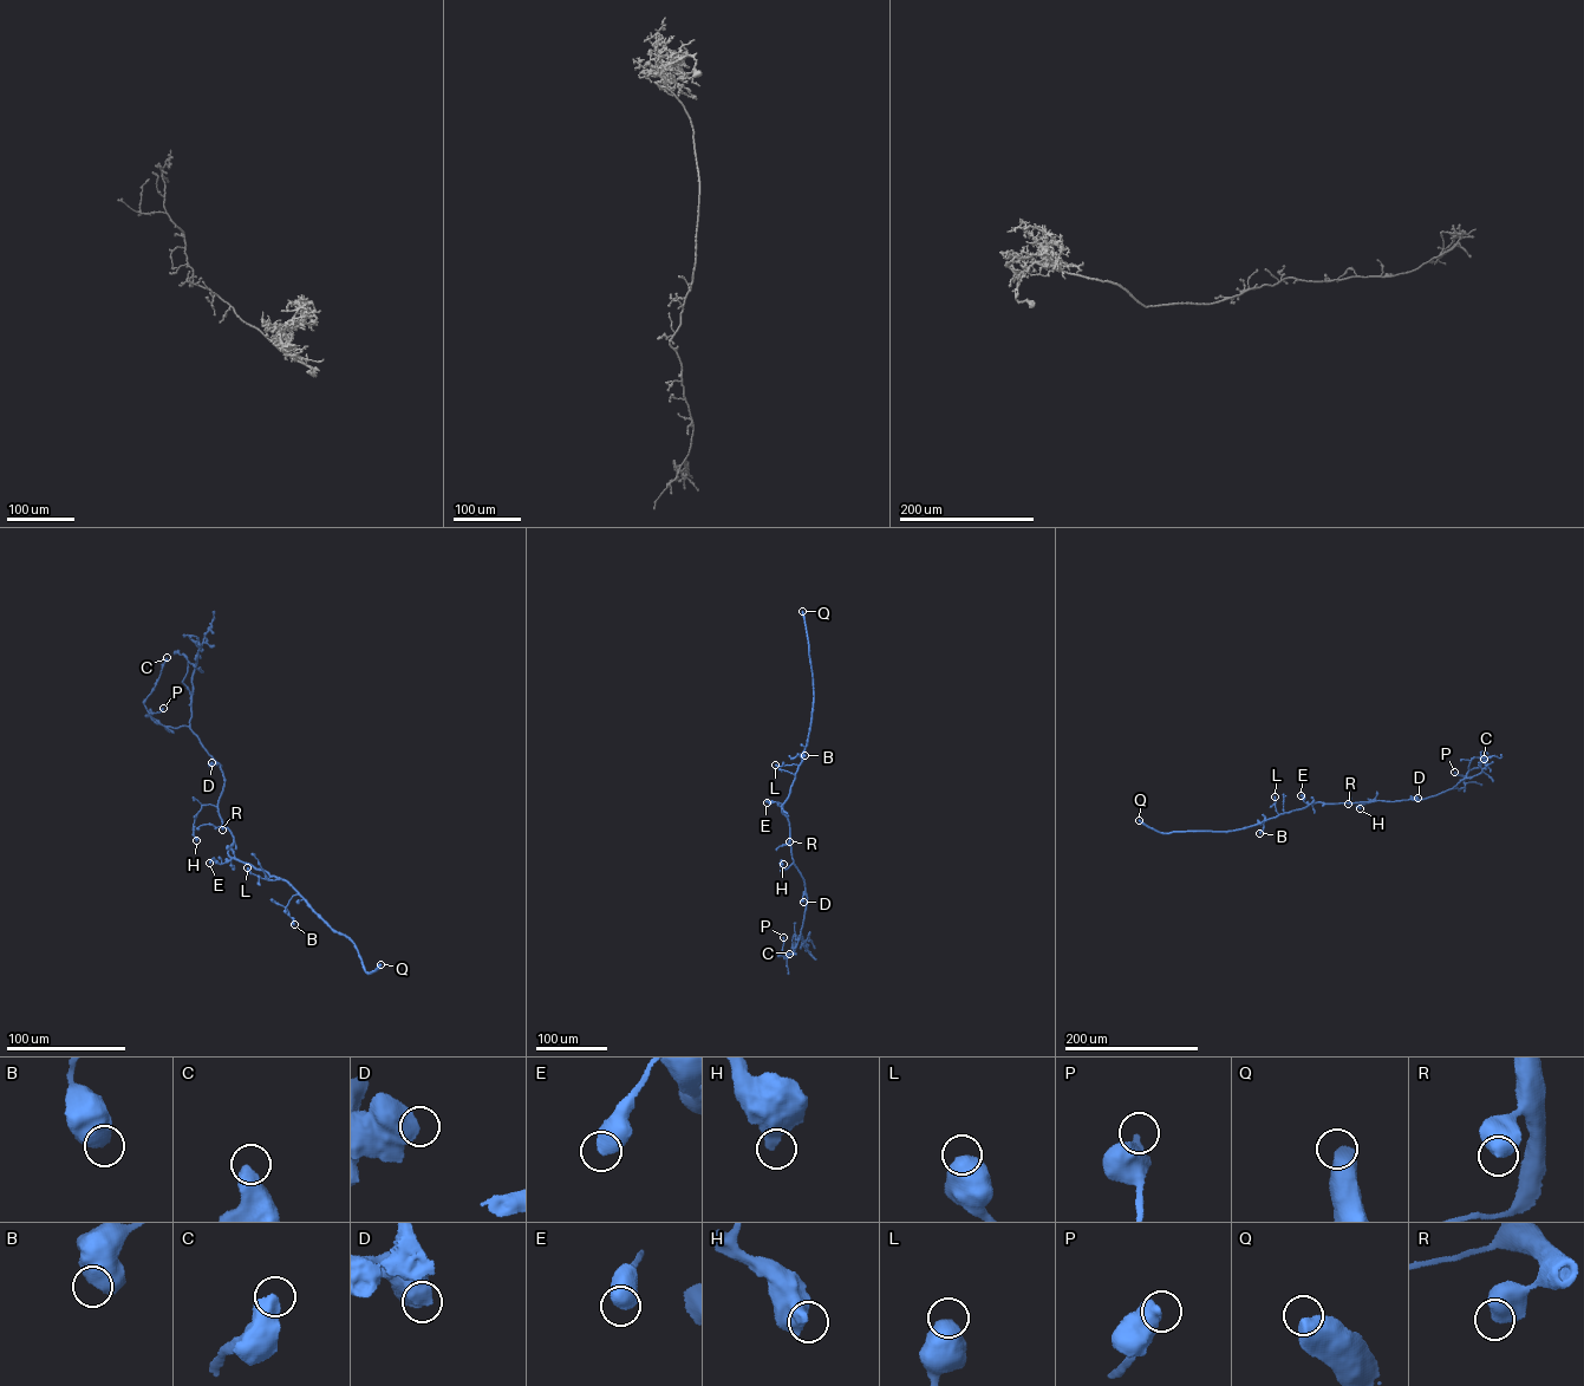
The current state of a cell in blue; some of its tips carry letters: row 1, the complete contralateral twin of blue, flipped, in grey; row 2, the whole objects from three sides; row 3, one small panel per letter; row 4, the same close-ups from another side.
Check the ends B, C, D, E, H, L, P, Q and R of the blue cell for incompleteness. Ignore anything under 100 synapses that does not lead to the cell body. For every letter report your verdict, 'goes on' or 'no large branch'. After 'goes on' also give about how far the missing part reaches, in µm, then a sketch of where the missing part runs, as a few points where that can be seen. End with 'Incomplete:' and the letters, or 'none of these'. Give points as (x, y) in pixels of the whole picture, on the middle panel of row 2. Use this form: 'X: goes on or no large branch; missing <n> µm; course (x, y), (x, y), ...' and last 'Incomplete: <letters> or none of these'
B: no large branch
C: no large branch
D: no large branch
E: no large branch
H: no large branch
L: no large branch
P: no large branch
Q: goes on; missing 250 µm
R: no large branch
Incomplete: Q

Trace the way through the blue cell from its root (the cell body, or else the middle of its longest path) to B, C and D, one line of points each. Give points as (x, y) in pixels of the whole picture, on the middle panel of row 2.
B: (787, 817), (782, 805), (803, 750), (799, 755), (804, 755)
C: (787, 817), (793, 863), (803, 879), (807, 898), (795, 950), (779, 955), (787, 957), (789, 954)
D: (787, 817), (793, 863), (803, 882), (803, 902)

